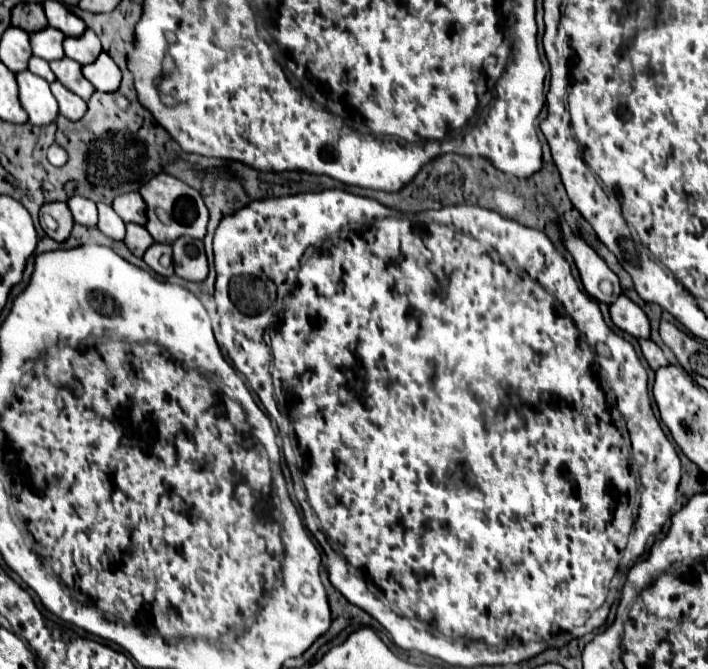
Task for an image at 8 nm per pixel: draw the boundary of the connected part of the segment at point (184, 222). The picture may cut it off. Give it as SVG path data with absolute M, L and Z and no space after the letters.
M160 173L142 185L140 195L148 205L146 229L154 237L156 243L172 243L180 235L190 235L196 239L202 239L206 235L208 209L202 201L202 195L196 189L192 189L190 185L186 185L184 181L172 175Z

